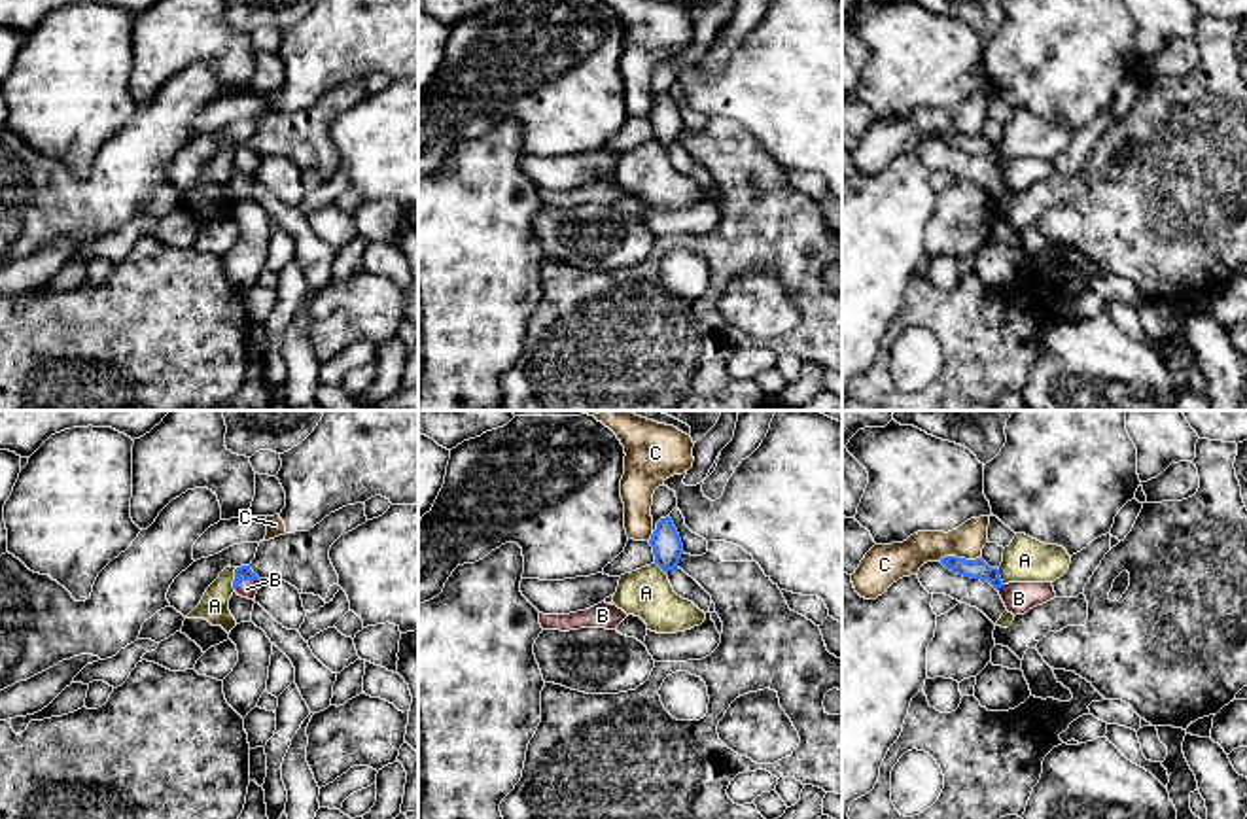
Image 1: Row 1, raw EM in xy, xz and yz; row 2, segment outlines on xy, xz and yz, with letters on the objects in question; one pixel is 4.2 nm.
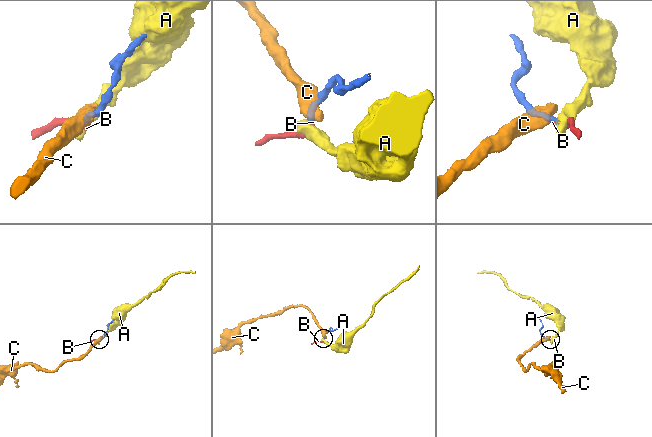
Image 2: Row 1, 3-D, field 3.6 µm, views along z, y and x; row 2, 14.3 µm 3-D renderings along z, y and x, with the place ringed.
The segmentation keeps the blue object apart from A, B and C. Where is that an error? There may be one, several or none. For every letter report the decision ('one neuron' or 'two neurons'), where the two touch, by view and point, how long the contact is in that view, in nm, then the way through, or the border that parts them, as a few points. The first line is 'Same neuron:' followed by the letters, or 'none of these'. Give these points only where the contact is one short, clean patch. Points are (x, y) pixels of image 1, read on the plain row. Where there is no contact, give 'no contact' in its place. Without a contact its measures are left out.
Same neuron: B
A: two neurons | xy (235, 156) | 100 nm | along xy (237, 144), (233, 165)
B: one neuron | xy (246, 156) | 120 nm
C: two neurons | yz (956, 133) | 180 nm | along yz (979, 133), (943, 133), (939, 137)

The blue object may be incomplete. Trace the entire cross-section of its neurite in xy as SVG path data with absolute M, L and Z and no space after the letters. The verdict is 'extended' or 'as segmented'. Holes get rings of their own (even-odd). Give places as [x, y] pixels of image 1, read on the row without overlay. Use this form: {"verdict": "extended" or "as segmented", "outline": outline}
{"verdict": "extended", "outline": "M240 142L235 146L233 165L238 172L255 176L261 163L261 155L250 146L250 142Z"}

